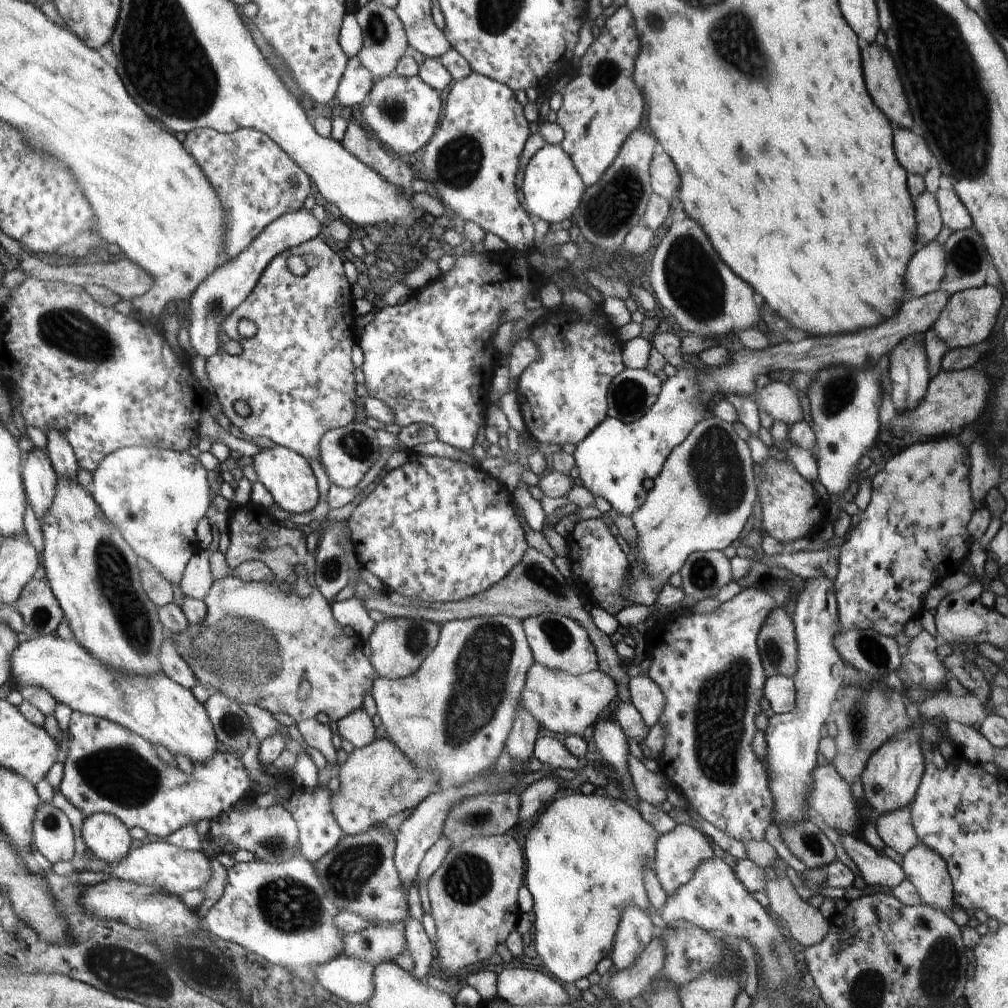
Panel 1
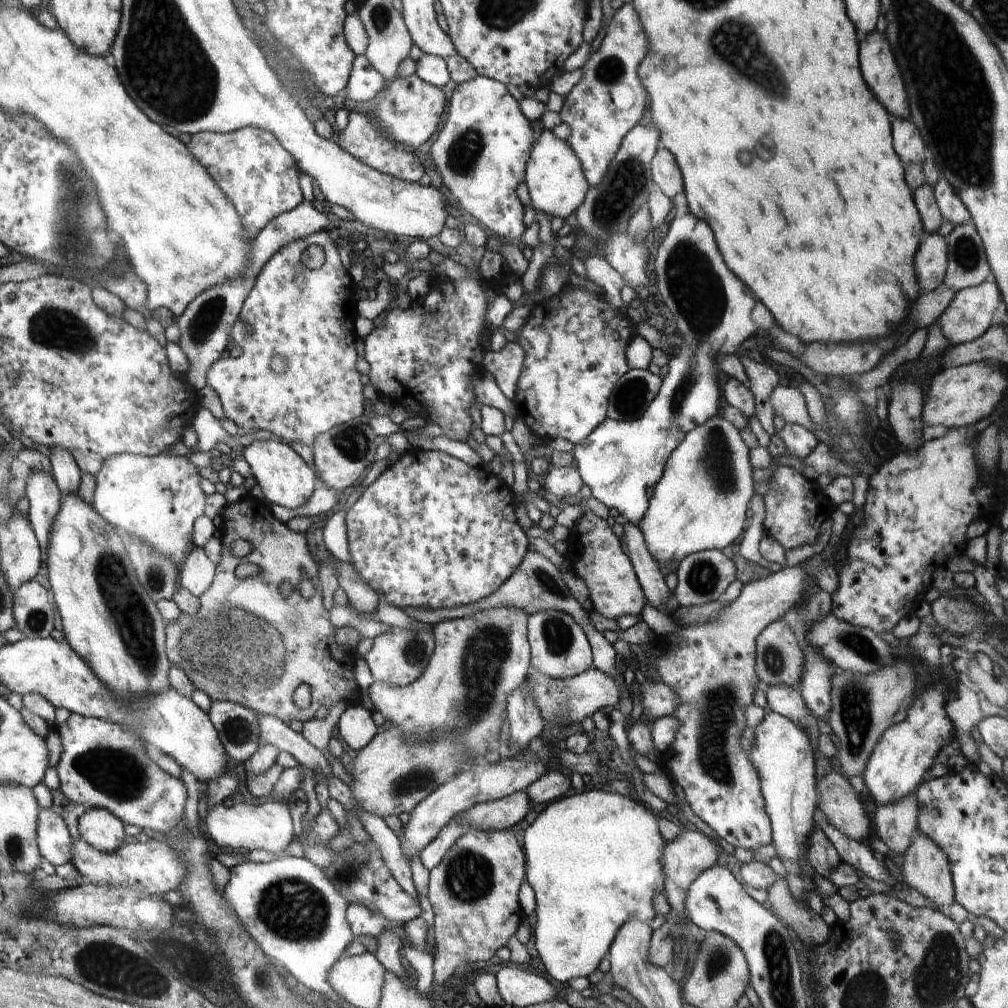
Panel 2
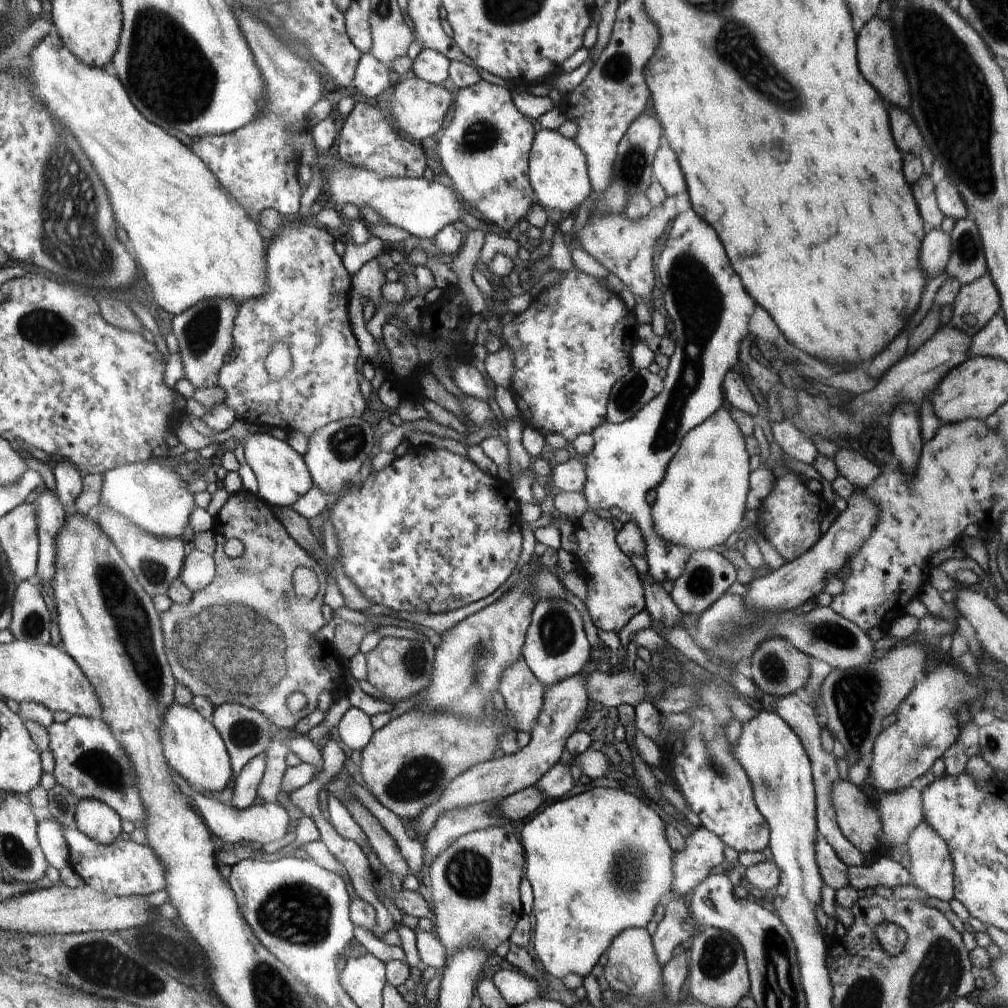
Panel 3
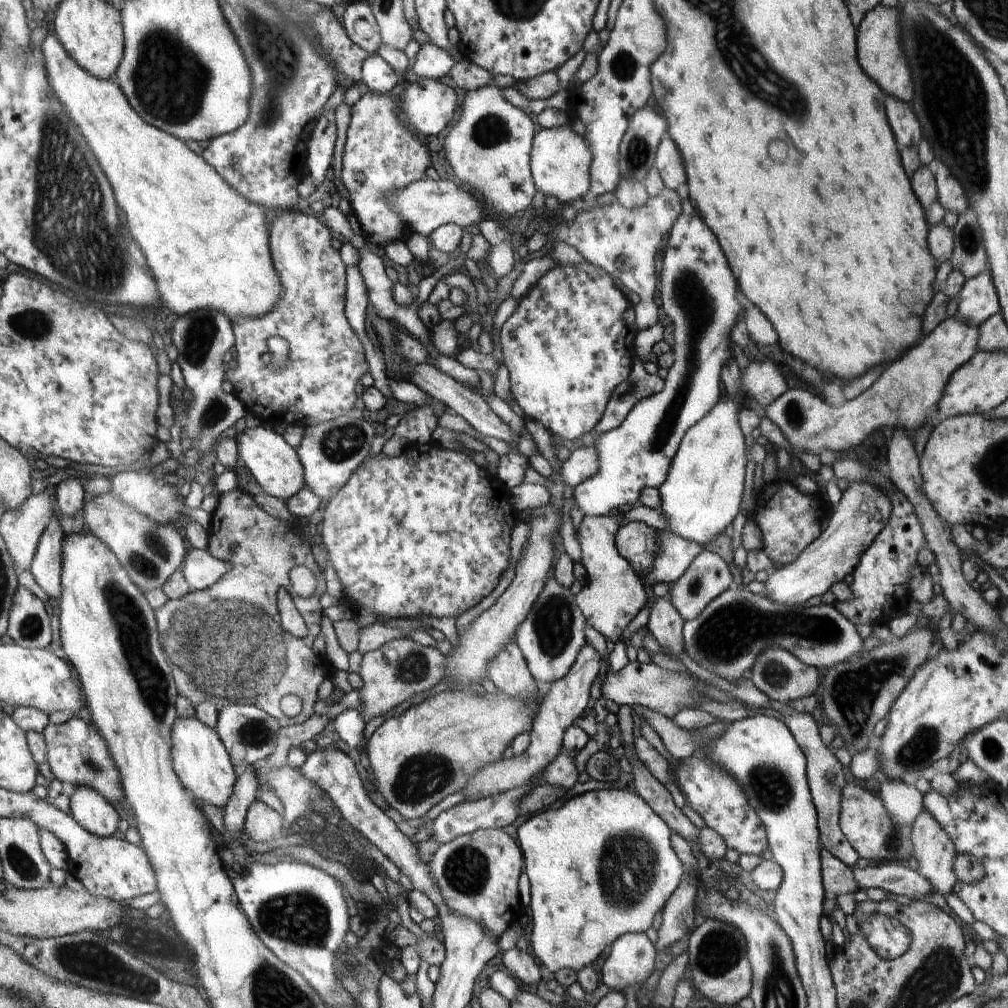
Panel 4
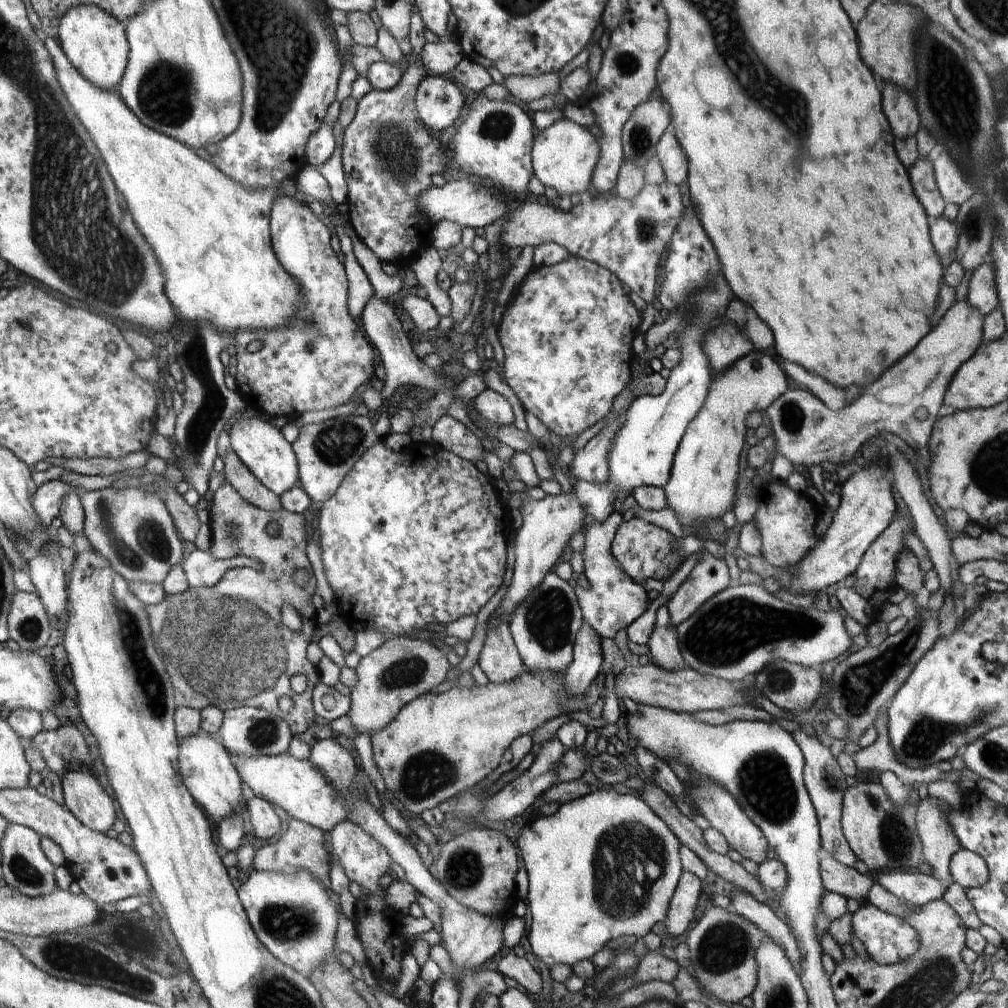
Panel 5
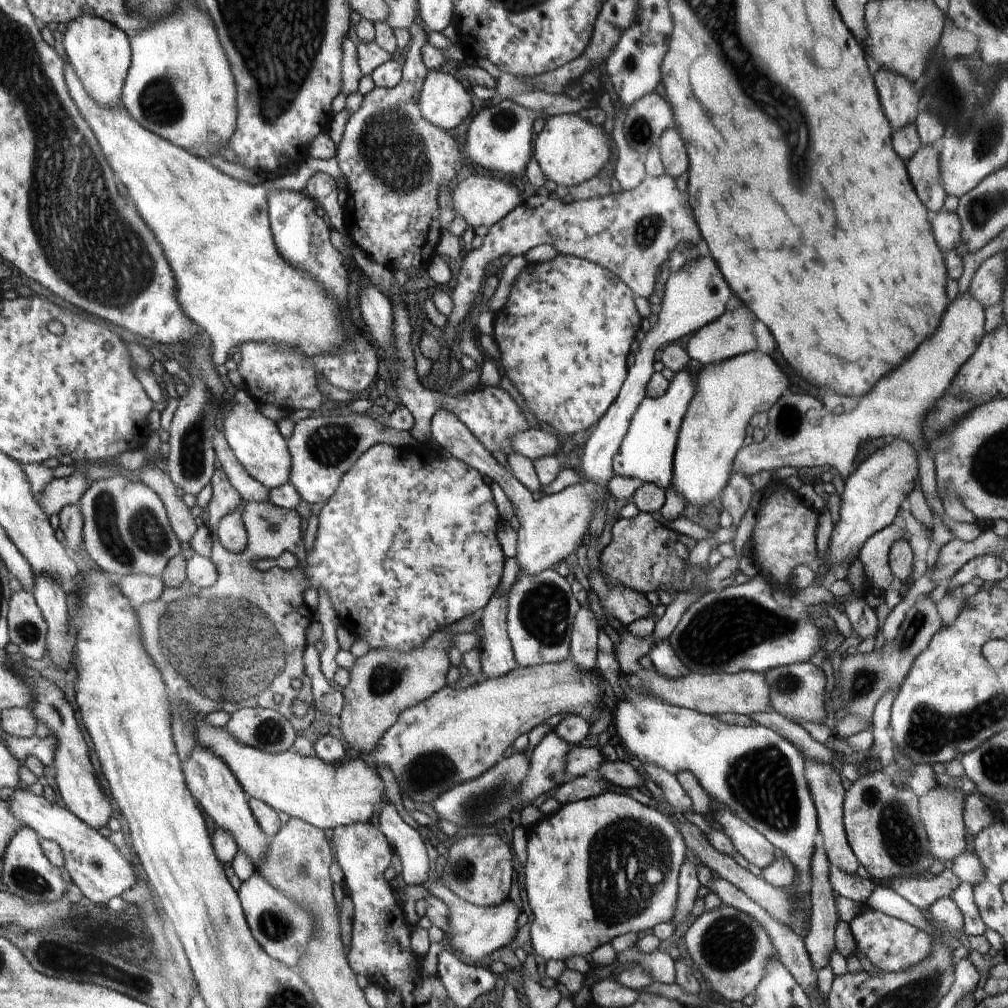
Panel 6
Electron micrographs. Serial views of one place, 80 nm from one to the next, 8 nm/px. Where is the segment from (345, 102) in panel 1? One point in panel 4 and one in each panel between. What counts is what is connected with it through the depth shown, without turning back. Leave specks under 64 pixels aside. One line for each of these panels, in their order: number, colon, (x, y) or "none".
2: (366, 82)
3: (372, 78)
4: (376, 74)

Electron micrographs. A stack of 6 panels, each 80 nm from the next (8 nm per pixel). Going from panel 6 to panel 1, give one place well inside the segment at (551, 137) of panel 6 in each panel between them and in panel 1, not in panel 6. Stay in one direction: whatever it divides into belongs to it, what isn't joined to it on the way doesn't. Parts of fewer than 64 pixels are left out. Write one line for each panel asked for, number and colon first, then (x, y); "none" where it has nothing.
1: (553, 189)
2: (557, 185)
3: (558, 173)
4: (561, 160)
5: (564, 156)

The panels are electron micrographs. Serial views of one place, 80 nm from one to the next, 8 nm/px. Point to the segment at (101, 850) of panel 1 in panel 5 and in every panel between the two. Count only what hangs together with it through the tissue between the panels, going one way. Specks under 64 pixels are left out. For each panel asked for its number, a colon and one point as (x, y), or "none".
2: (104, 831)
3: (95, 819)
4: (94, 813)
5: (84, 797)

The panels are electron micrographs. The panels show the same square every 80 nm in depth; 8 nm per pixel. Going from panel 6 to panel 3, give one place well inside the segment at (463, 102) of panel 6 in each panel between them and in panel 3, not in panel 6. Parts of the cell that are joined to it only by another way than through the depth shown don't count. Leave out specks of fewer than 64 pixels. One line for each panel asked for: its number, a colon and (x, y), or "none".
3: (417, 109)
4: (429, 106)
5: (439, 101)

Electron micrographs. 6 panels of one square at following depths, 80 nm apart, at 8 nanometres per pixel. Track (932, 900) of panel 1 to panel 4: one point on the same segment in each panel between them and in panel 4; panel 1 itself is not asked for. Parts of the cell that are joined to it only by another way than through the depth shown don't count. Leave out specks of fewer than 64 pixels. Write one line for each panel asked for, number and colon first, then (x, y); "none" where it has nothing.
2: (926, 868)
3: (931, 869)
4: (934, 851)

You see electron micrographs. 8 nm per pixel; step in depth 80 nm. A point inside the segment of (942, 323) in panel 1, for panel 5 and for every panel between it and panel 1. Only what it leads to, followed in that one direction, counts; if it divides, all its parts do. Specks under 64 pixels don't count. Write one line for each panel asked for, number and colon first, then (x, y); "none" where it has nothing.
2: (970, 313)
3: (976, 304)
4: (978, 297)
5: (982, 295)

